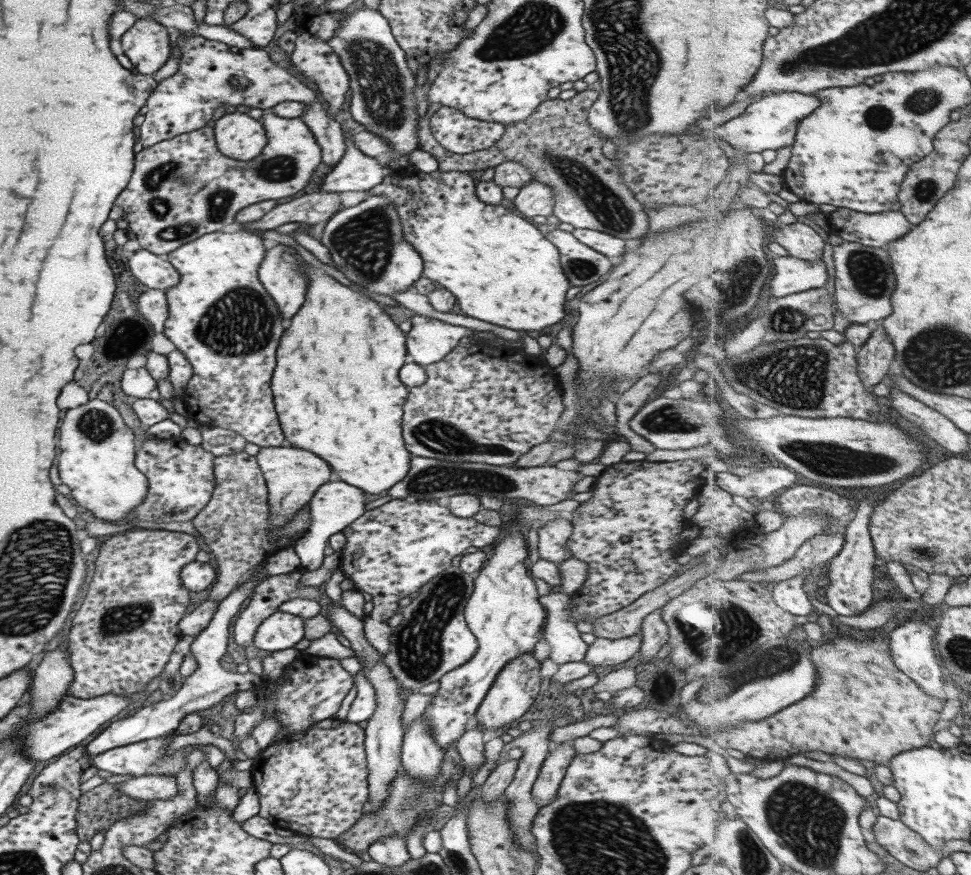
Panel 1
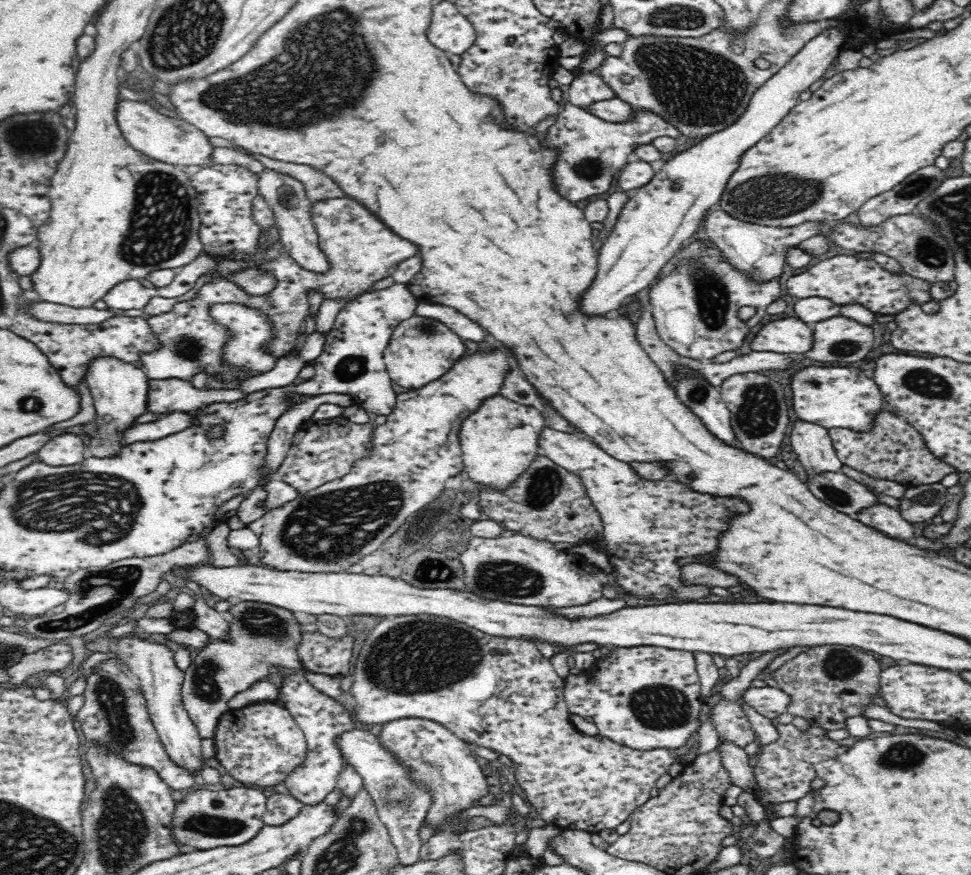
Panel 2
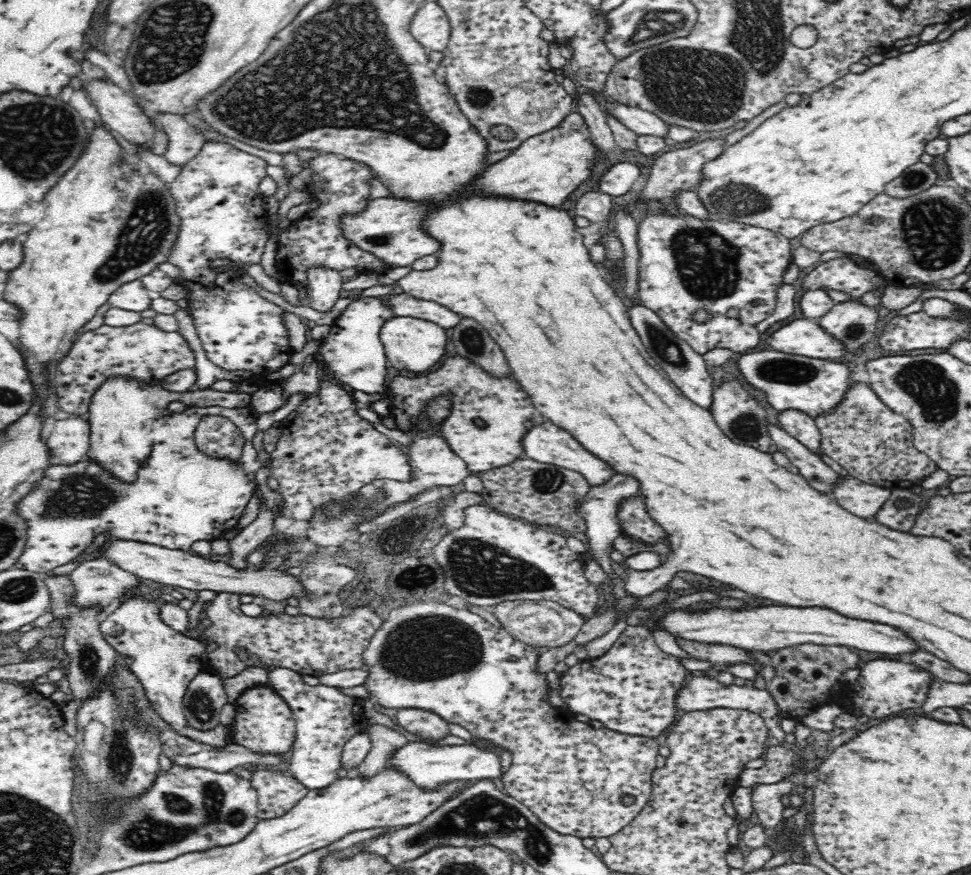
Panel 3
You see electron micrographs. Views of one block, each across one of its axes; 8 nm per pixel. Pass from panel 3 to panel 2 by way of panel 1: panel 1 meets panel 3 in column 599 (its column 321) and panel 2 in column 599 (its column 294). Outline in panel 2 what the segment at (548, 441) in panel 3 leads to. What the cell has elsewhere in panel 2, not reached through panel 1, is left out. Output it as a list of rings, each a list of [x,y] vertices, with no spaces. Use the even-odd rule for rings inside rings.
[[[546,427],[540,432],[538,446],[544,450],[544,456],[552,462],[577,474],[586,487],[595,509],[600,513],[603,522],[602,539],[605,542],[606,553],[610,562],[617,568],[615,580],[624,590],[654,600],[654,598],[681,598],[694,600],[701,596],[710,596],[710,587],[682,585],[680,566],[676,564],[678,558],[704,557],[718,548],[718,536],[726,530],[728,514],[730,512],[748,512],[748,504],[736,498],[714,498],[710,494],[690,491],[684,483],[676,482],[672,478],[659,481],[648,481],[638,477],[638,473],[626,462],[610,456],[598,445],[580,435],[578,432],[566,432]]]

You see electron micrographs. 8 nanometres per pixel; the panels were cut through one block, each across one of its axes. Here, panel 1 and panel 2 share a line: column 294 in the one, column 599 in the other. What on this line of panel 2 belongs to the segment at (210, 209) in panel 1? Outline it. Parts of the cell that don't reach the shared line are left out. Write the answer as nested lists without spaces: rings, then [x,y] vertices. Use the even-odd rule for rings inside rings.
[[[568,100],[544,136],[546,146],[560,152],[558,162],[554,164],[554,184],[562,198],[575,204],[590,196],[601,195],[620,177],[634,146],[651,144],[660,136],[674,139],[681,136],[681,132],[666,119],[642,109],[636,111],[635,119],[614,123],[588,113]]]

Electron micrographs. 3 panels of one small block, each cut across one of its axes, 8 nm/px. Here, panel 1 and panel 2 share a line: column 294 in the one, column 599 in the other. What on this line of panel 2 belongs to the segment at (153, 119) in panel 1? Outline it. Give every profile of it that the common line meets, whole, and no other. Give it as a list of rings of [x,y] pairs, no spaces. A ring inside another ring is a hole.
[[[576,71],[575,79],[569,84],[568,100],[574,106],[589,112],[589,106],[601,100],[614,98],[614,91],[602,80],[601,76],[595,76],[592,71],[582,73]]]

